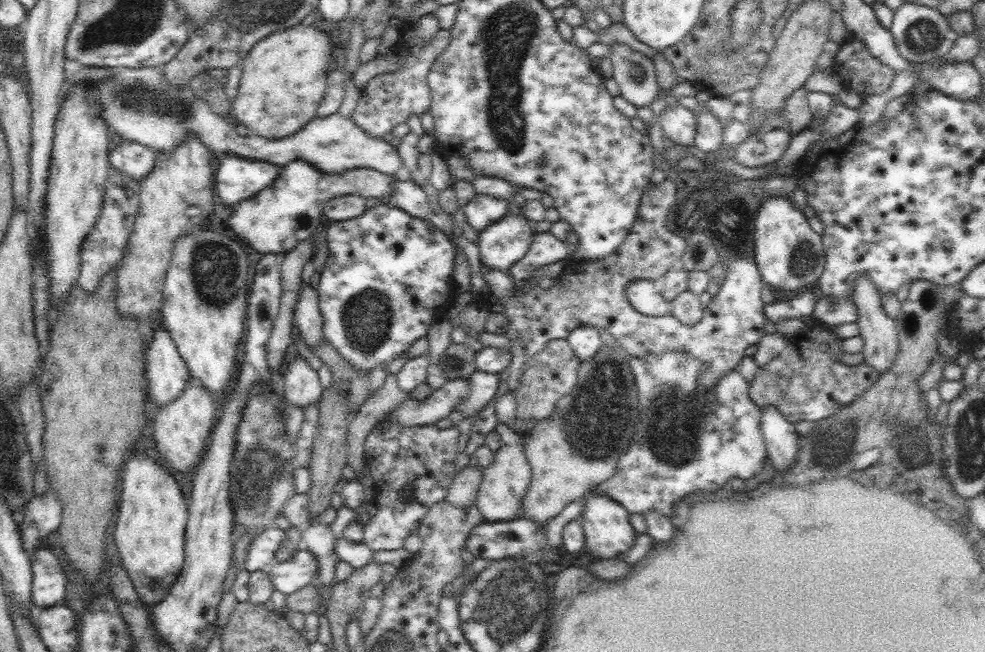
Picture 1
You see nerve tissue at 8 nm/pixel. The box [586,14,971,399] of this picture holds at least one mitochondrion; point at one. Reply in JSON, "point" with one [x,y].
{"point":[923,36]}

